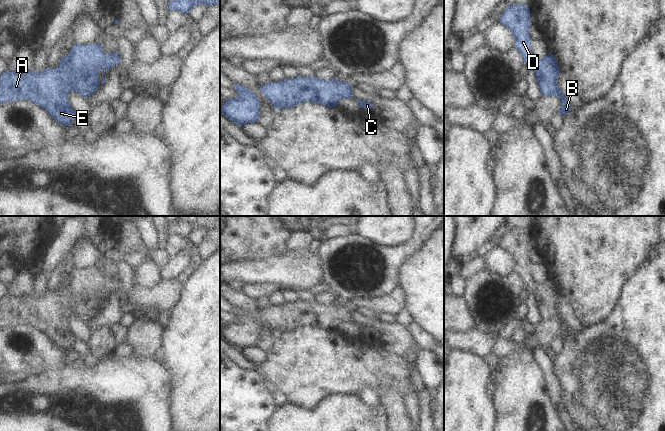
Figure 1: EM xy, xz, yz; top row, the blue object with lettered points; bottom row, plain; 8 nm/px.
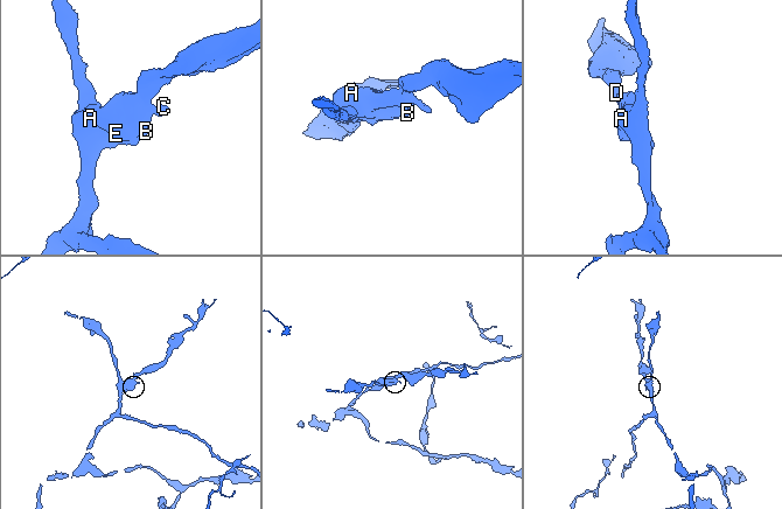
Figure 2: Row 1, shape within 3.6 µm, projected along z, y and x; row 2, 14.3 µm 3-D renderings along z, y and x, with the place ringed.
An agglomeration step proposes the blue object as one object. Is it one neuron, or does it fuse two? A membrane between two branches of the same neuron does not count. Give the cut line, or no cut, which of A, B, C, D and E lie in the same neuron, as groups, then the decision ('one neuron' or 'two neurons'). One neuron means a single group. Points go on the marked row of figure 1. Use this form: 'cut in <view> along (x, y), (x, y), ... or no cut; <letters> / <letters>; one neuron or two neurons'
no cut; A B C D E; one neuron

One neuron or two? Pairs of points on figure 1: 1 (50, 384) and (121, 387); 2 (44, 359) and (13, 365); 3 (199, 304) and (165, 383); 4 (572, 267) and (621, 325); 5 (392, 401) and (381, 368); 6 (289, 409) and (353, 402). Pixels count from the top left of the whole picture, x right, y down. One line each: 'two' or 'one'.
1: one
2: one
3: two
4: two
5: two
6: one

